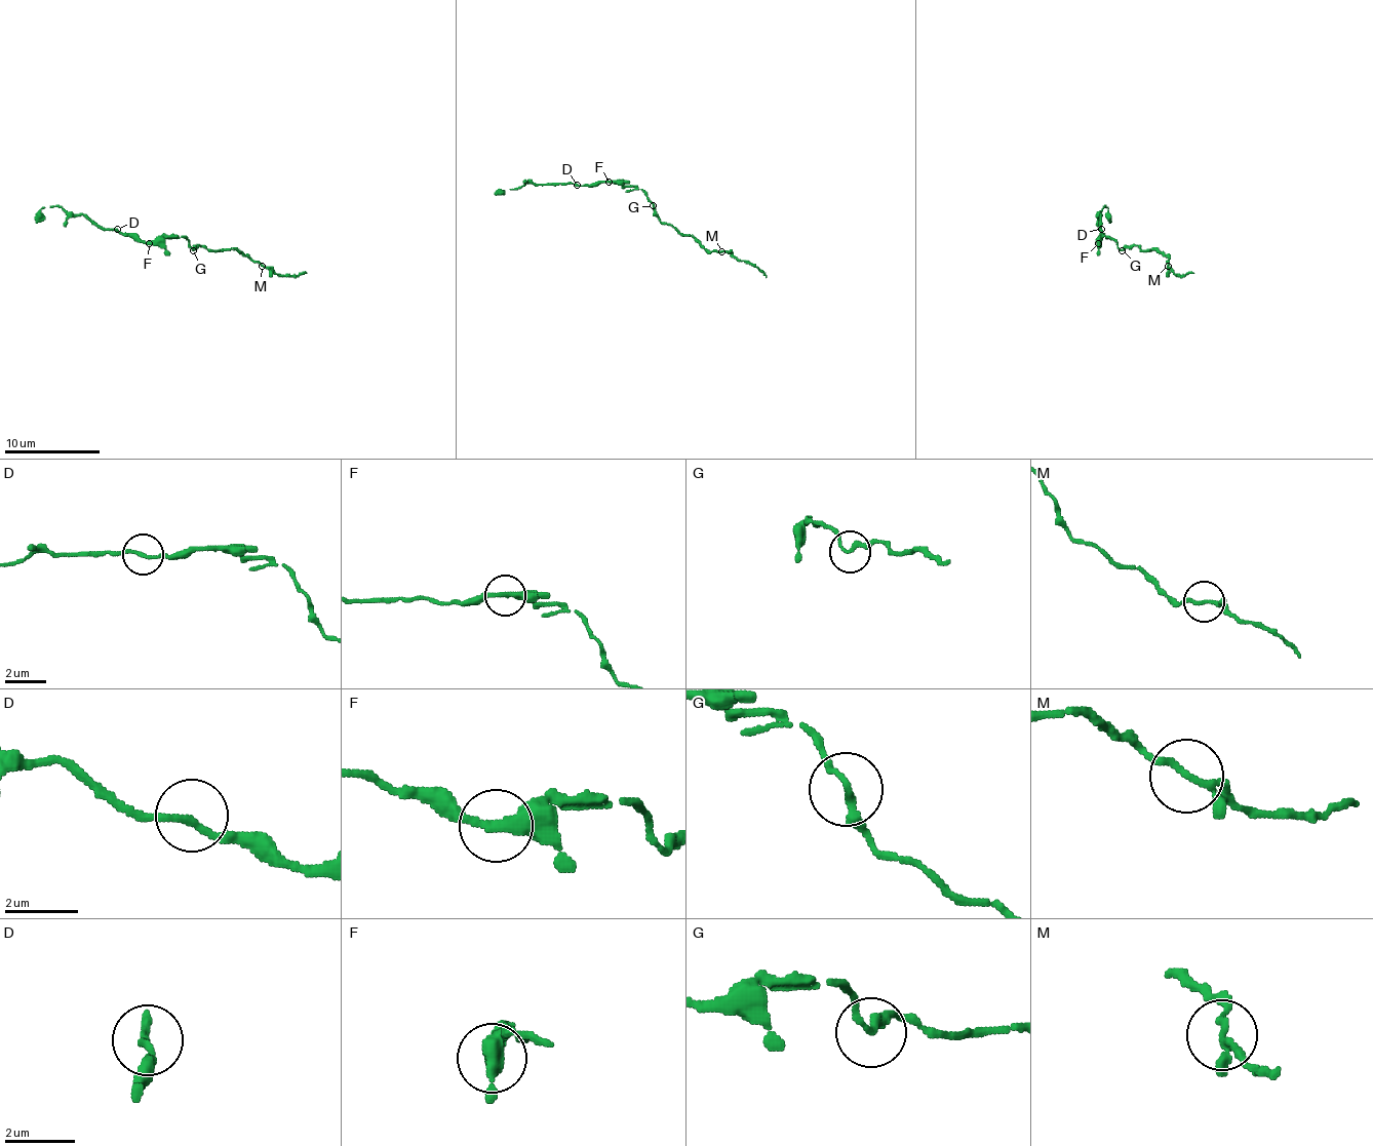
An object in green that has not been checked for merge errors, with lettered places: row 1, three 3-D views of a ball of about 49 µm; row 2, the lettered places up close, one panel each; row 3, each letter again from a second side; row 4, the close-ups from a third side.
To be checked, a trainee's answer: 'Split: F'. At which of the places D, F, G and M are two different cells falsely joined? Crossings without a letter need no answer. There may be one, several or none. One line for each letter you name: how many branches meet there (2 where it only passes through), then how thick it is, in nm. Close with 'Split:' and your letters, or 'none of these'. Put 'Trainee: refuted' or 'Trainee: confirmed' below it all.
F: Branches: 2. Thickness 320 nm
Split: F
Trainee: confirmed

